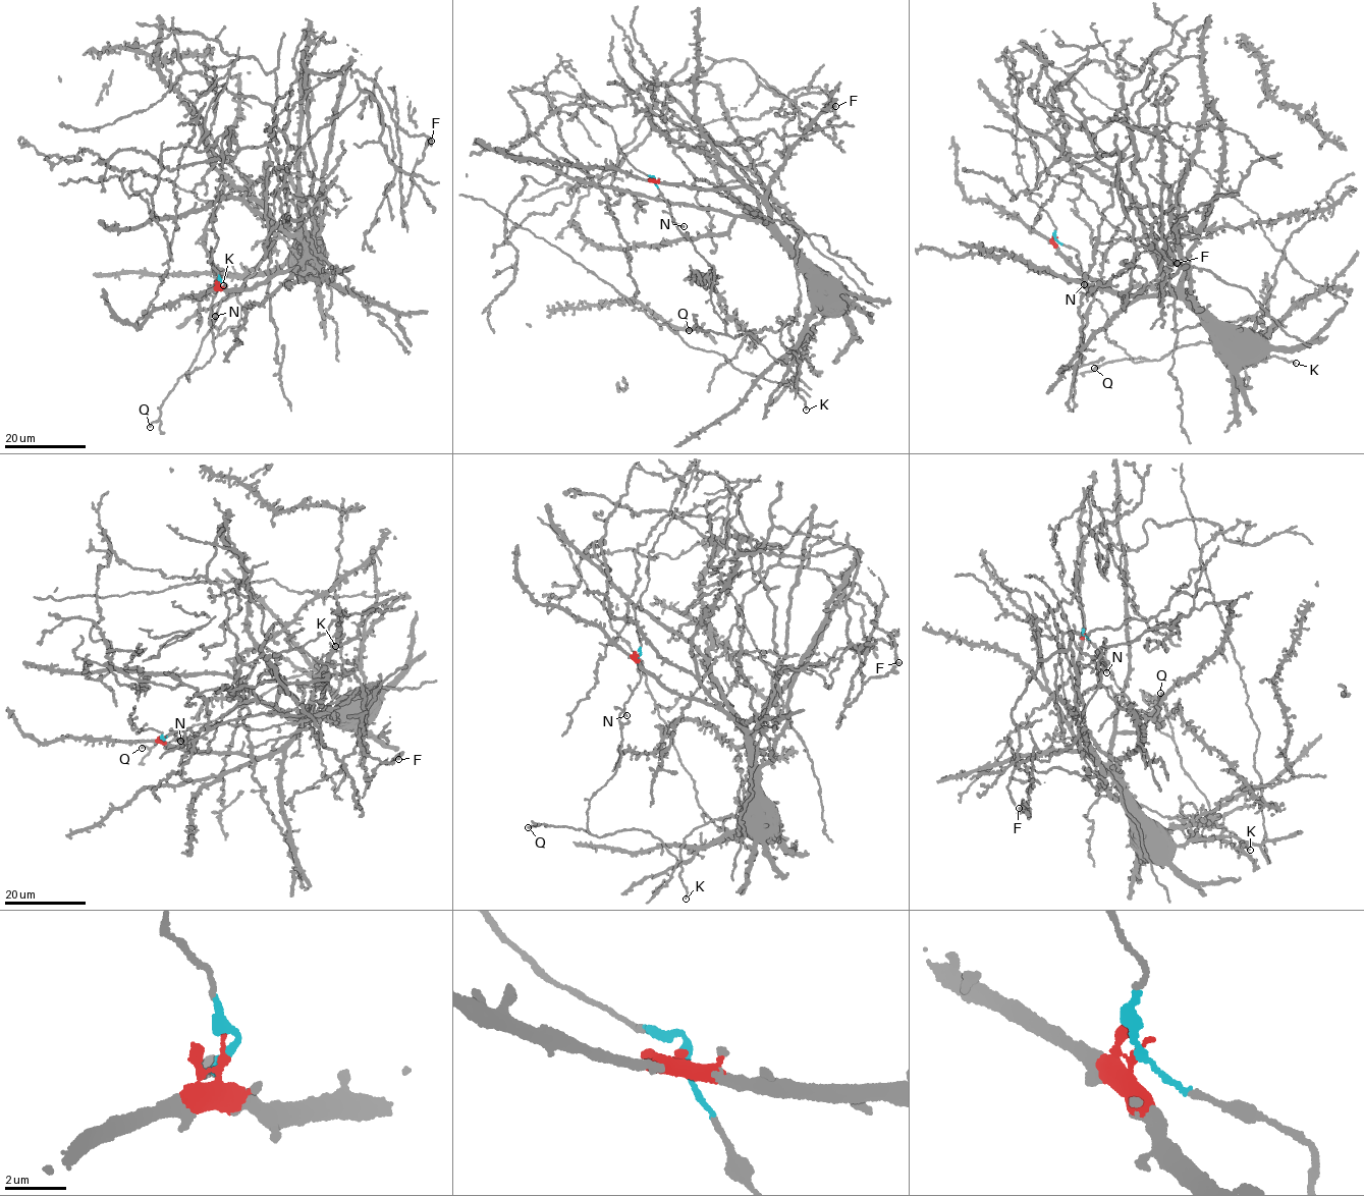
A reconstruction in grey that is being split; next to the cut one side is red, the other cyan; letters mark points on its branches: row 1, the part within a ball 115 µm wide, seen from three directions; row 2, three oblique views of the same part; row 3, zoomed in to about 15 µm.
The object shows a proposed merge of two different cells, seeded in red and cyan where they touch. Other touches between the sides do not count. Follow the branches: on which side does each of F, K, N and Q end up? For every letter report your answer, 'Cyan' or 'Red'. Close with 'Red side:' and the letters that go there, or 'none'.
F: Red
K: Cyan
N: Cyan
Q: Cyan
Red side: F

